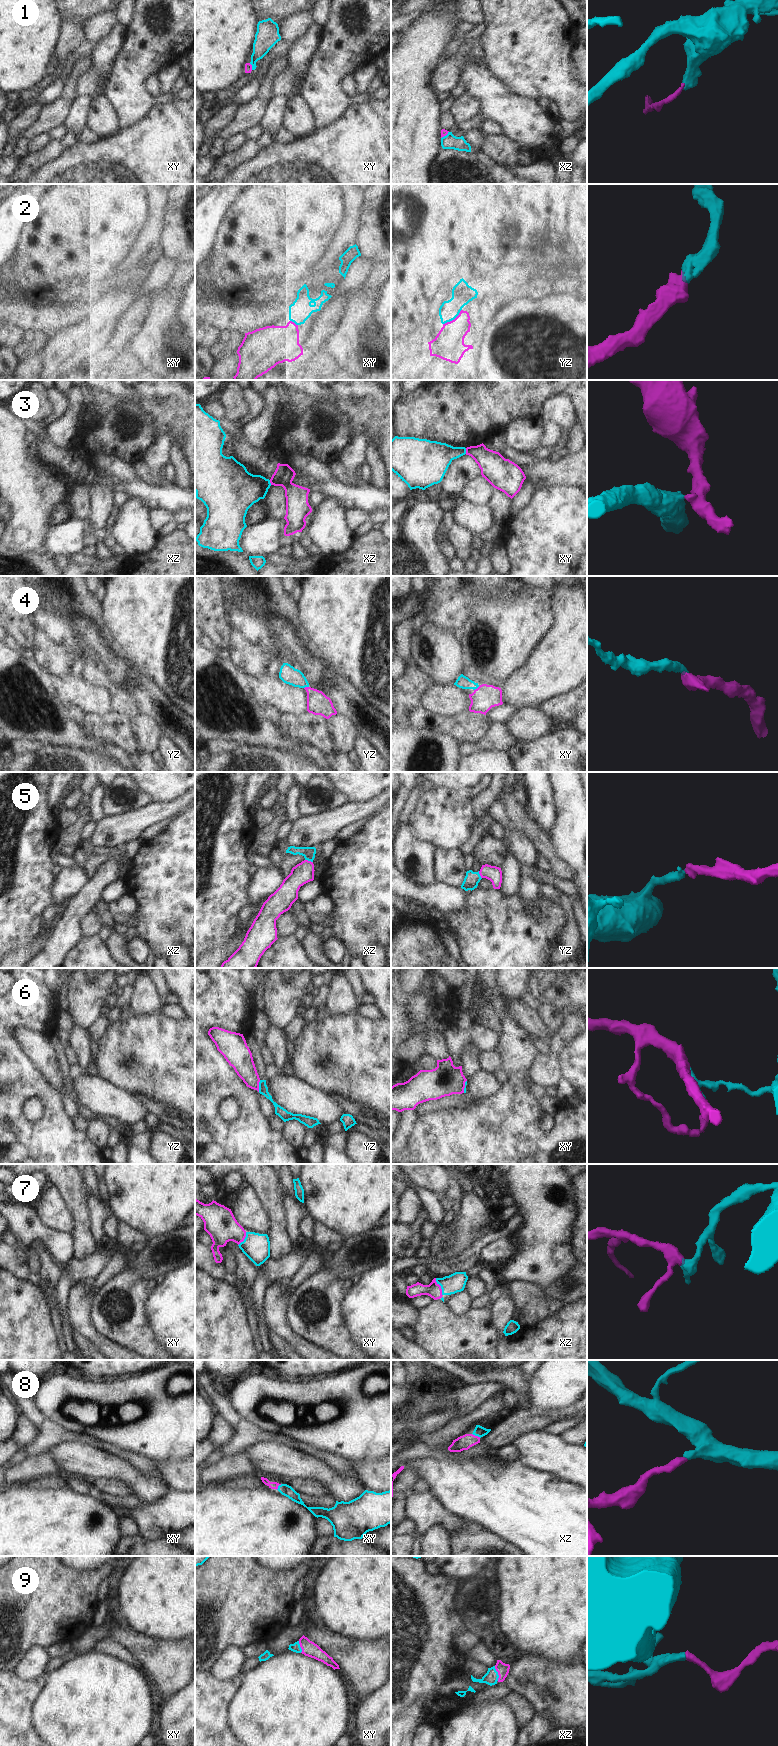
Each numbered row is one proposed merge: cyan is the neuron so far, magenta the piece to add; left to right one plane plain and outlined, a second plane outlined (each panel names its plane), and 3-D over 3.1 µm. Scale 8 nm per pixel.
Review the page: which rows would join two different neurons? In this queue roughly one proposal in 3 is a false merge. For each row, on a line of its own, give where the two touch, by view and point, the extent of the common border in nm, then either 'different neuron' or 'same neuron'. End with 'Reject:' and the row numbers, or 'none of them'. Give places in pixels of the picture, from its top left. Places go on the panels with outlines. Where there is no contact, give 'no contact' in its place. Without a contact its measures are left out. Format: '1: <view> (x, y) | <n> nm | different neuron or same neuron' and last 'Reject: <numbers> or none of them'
1: xy (252, 66) | 60 nm | different neuron
2: yz (453, 319) | 200 nm | same neuron
3: xy (465, 451) | 50 nm | different neuron
4: xy (476, 688) | 60 nm | same neuron
5: xz (309, 860) | 70 nm | same neuron
6: yz (259, 1086) | 100 nm | different neuron
7: xz (441, 1287) | 160 nm | same neuron
8: xz (476, 1435) | 80 nm | same neuron
9: xz (497, 1673) | 120 nm | same neuron
Reject: 1, 3, 6

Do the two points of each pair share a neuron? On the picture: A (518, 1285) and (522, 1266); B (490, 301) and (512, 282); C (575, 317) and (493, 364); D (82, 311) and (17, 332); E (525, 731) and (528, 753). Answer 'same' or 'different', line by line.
A: different
B: different
C: same
D: different
E: different

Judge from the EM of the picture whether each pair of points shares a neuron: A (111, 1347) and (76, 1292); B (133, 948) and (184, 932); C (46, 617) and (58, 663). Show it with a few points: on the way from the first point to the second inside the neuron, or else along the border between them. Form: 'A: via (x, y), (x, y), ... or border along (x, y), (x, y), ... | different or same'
A: via (96, 1338), (80, 1322), (79, 1307) | same
B: border along (136, 935), (150, 950) | different
C: border along (37, 629), (65, 648), (69, 650), (74, 649) | different

